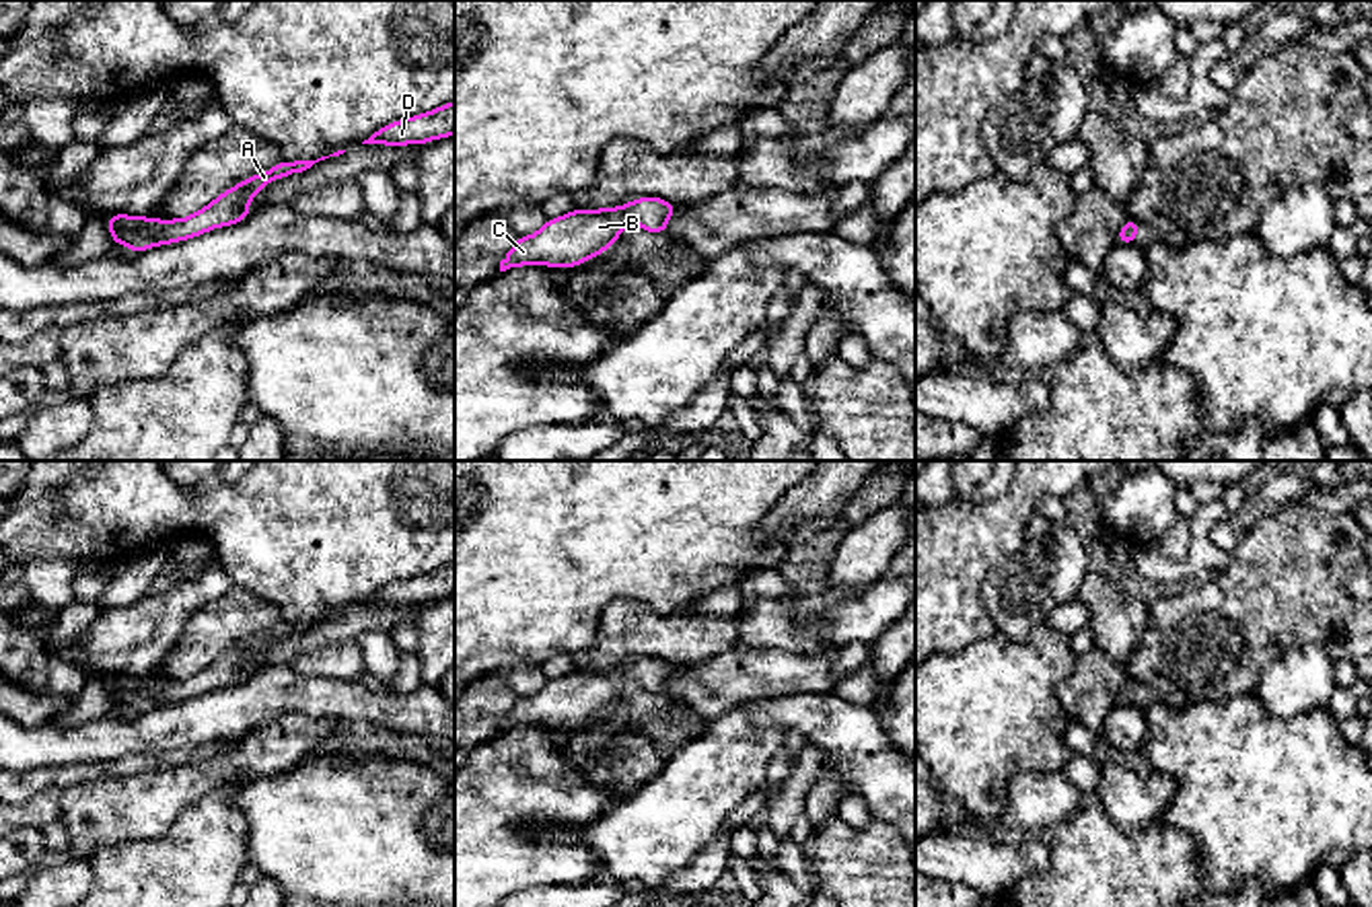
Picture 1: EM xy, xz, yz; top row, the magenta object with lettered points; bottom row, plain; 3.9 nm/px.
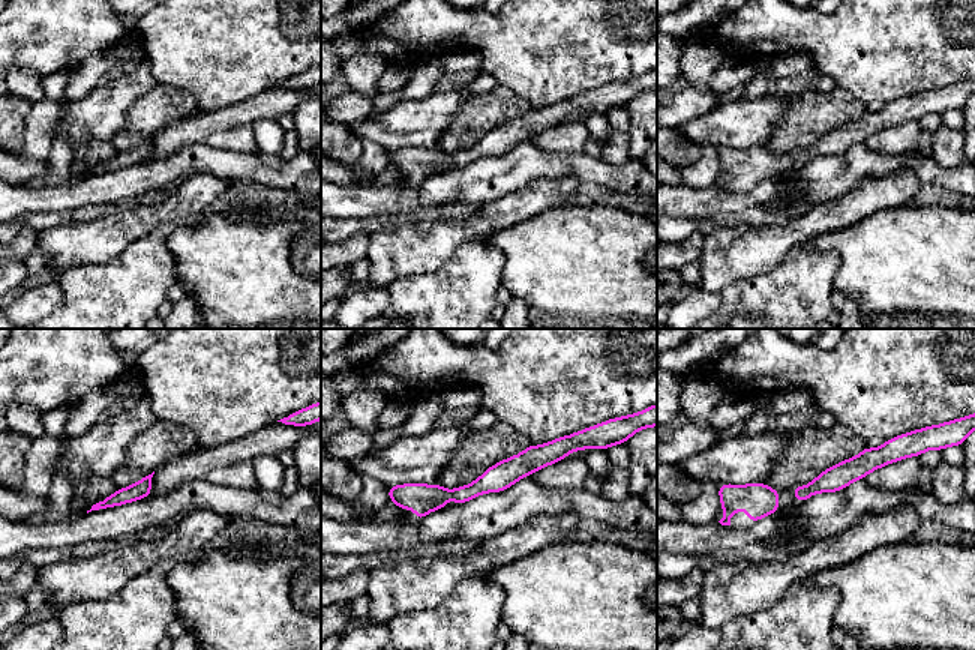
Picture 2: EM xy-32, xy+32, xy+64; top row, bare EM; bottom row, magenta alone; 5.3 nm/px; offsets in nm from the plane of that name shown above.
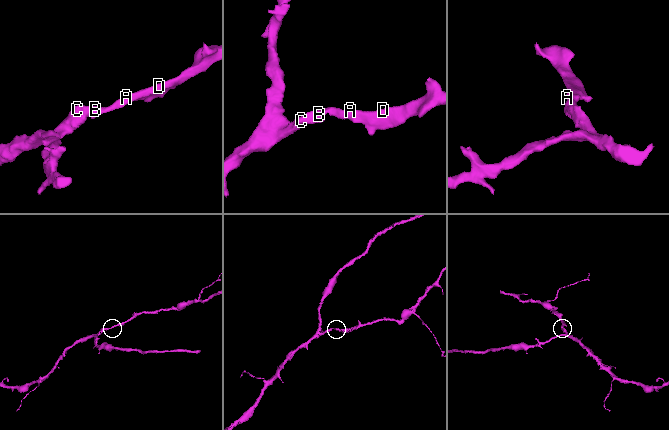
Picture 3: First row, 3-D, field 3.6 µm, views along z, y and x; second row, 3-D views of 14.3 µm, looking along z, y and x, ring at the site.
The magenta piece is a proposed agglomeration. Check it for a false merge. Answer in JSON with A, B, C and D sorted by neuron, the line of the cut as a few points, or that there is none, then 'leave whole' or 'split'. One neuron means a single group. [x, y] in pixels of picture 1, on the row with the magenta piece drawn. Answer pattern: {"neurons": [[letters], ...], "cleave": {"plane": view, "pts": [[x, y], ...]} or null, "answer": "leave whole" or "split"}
{"neurons": [["A", "B", "C", "D"]], "cleave": null, "answer": "leave whole"}

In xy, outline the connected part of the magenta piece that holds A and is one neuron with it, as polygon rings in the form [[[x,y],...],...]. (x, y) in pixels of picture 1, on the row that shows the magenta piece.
[[[321,156],[317,160],[294,160],[294,162],[282,158],[269,171],[257,173],[257,175],[249,177],[247,181],[226,189],[212,204],[208,204],[206,208],[202,208],[200,212],[195,212],[189,218],[154,220],[154,218],[144,218],[144,216],[109,214],[107,226],[111,230],[111,241],[113,241],[113,245],[125,243],[132,253],[140,253],[140,251],[156,247],[156,245],[179,243],[179,241],[193,239],[193,237],[197,237],[202,232],[208,232],[212,228],[218,228],[218,226],[228,226],[228,224],[234,224],[234,222],[243,222],[251,216],[251,212],[247,208],[249,199],[259,189],[263,189],[269,181],[288,177],[292,173],[302,173],[302,171],[311,169],[315,162],[325,160],[325,158],[329,158],[329,156]]]

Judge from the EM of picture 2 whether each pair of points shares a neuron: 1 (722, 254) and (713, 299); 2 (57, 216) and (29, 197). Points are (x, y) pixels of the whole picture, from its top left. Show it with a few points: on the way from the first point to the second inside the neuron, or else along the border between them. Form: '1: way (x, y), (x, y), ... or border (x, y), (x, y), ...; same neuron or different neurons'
1: border (698, 285), (719, 293); different neurons
2: border (86, 207), (27, 212), (20, 216); different neurons

